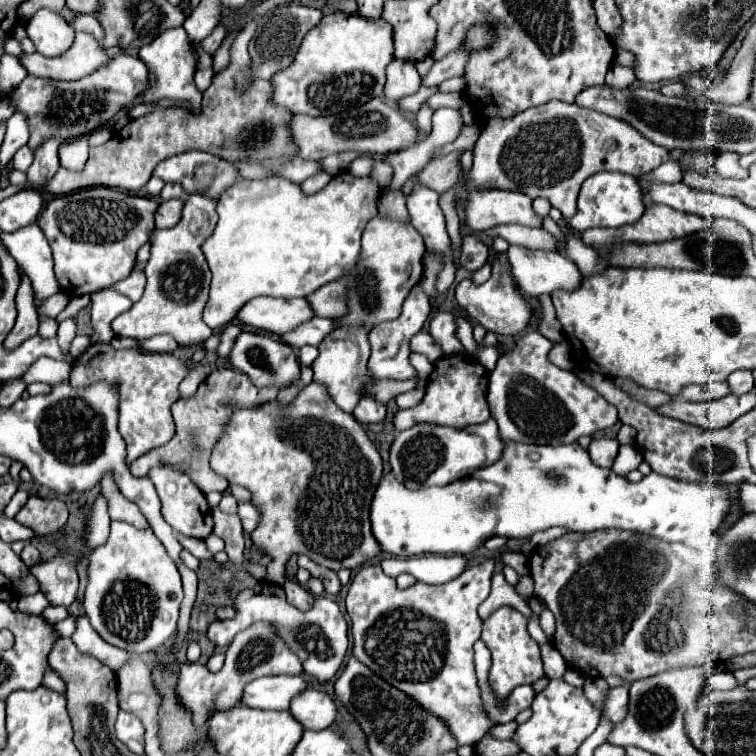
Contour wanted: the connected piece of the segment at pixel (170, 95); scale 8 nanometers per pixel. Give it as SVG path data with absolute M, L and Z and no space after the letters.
M183 27L167 29L161 35L157 35L151 43L143 45L139 49L139 59L147 65L147 71L149 71L149 79L147 79L149 85L139 97L141 103L149 105L149 103L157 103L161 99L171 99L175 103L185 103L187 111L193 115L201 113L203 93L193 83L193 77L197 71L197 57L193 51L193 41L187 37Z

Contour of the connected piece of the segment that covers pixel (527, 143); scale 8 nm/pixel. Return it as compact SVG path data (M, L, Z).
M549 101L517 113L509 121L489 121L473 147L473 167L465 175L469 187L523 191L529 197L545 197L569 219L577 205L581 183L599 171L619 171L633 177L671 161L667 149L653 145L637 129L615 117L577 107L575 103Z

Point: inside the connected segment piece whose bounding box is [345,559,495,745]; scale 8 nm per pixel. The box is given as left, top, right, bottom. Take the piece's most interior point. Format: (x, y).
(420, 640)

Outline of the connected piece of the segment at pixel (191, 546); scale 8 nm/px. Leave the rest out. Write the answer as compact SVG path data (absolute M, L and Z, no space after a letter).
M177 535L177 539L179 539L179 543L191 553L191 555L195 555L197 559L213 559L213 553L207 549L207 545L205 545L205 541L199 541L199 539L191 539L191 537L185 537L185 535Z

